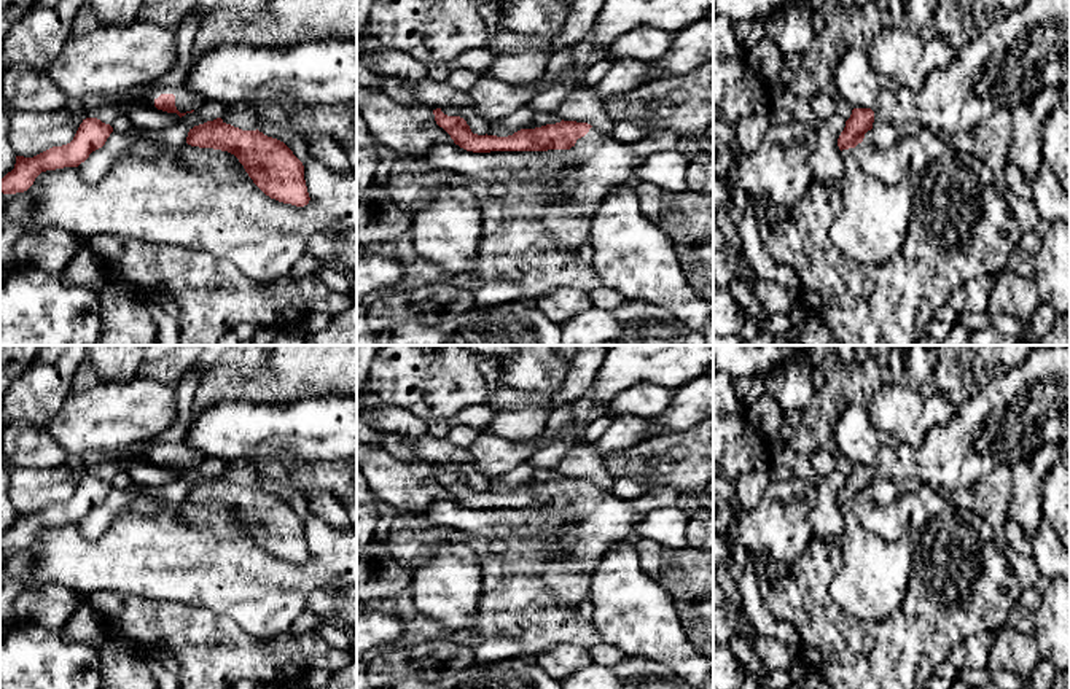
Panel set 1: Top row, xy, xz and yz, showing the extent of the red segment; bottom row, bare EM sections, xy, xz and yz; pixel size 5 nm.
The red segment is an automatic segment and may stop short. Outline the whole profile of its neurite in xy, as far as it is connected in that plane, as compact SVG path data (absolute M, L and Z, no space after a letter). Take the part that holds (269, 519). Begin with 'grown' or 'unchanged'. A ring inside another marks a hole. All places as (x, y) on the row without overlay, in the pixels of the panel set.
unchanged | M221 474L189 485L186 500L234 511L253 539L271 555L296 563L309 560L304 522L280 496L242 487Z

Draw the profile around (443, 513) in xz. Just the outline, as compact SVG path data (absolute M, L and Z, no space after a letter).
M438 498L428 509L400 517L412 527L447 527L473 535L503 533L508 536L551 535L575 520L568 508L557 514L549 508L473 509L449 498Z

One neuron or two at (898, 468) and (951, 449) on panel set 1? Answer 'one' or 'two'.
one

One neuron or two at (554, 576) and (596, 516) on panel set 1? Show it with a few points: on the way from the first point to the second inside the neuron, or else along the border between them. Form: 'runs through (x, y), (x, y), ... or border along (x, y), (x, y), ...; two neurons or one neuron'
runs through (572, 564), (581, 559), (581, 543), (591, 533); one neuron

